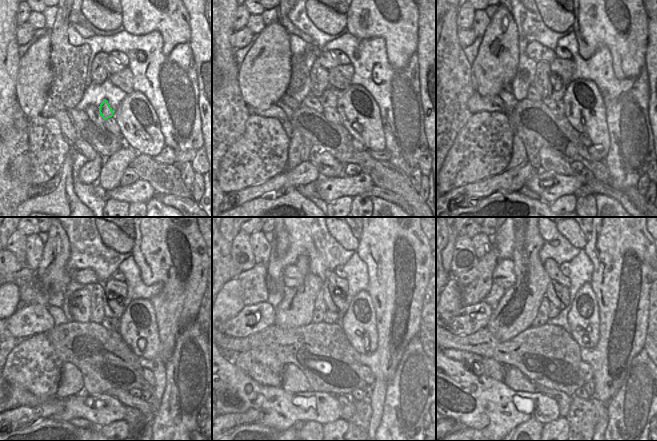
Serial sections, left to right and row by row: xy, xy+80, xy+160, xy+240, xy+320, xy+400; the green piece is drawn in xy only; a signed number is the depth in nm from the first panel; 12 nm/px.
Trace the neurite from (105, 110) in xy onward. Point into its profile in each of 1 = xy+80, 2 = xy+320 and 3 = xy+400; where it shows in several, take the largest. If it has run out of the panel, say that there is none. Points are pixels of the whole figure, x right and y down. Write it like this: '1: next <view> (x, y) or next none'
1: next xy+80 (329, 98)
2: next xy+320 (334, 298)
3: next xy+400 (557, 294)

